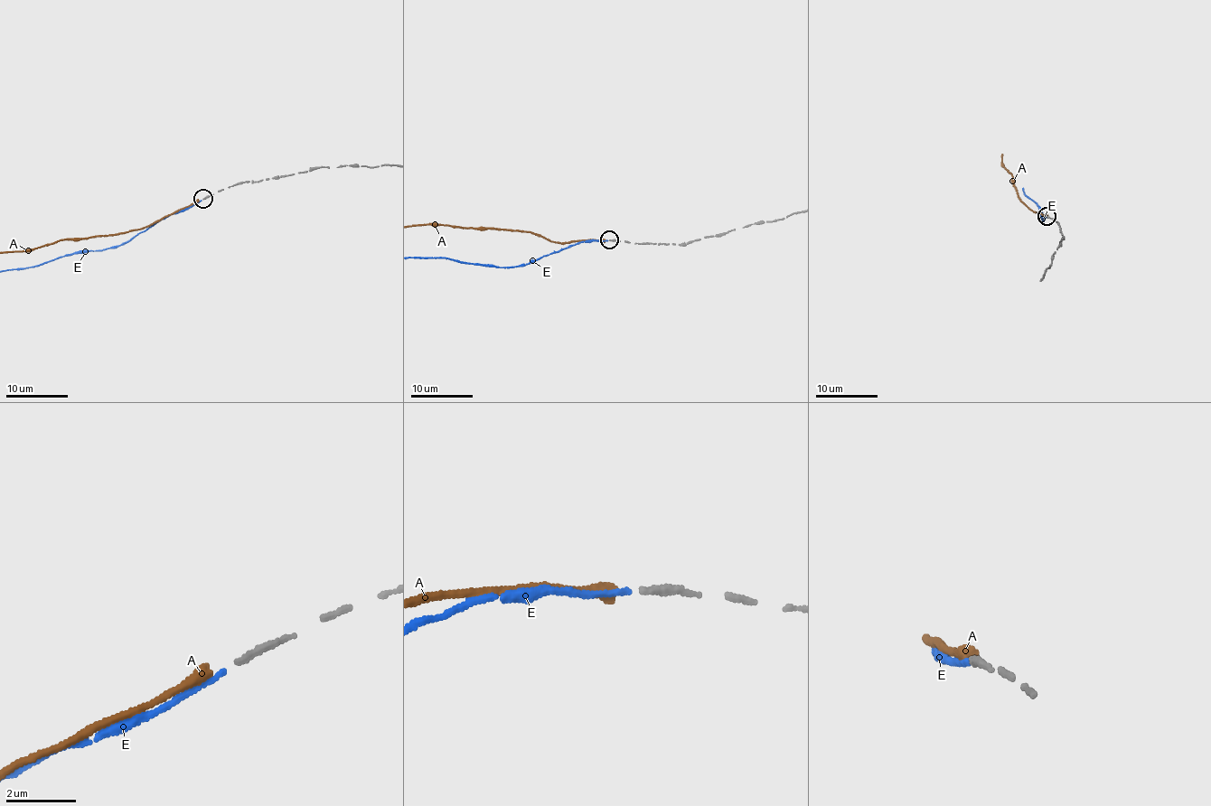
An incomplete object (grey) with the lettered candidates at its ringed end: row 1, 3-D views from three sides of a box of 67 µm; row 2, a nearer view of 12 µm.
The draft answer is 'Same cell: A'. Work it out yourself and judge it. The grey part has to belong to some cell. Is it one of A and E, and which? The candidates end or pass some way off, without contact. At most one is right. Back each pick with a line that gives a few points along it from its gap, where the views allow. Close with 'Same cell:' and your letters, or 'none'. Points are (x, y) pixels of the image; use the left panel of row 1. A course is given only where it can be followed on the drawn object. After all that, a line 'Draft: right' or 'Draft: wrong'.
Same cell: E
Draft: wrong

